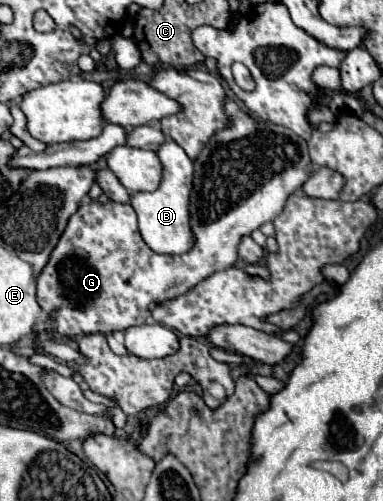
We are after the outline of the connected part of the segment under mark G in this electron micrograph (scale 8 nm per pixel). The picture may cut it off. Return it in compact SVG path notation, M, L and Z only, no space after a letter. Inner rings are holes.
M226 99L226 115L232 121L230 129L216 133L210 143L202 149L194 161L194 189L190 197L190 225L196 237L194 247L184 255L158 255L154 253L138 233L136 213L130 205L122 203L98 203L88 201L78 207L70 217L62 237L58 239L46 267L38 275L38 303L50 315L56 325L56 331L64 337L82 337L88 333L114 333L126 331L134 325L150 323L152 307L184 295L194 285L206 277L228 269L238 259L238 243L244 235L250 235L260 225L274 221L284 205L288 195L306 183L312 175L314 165L308 155L308 145L302 137L290 129L266 121L256 121L244 113L236 101Z

